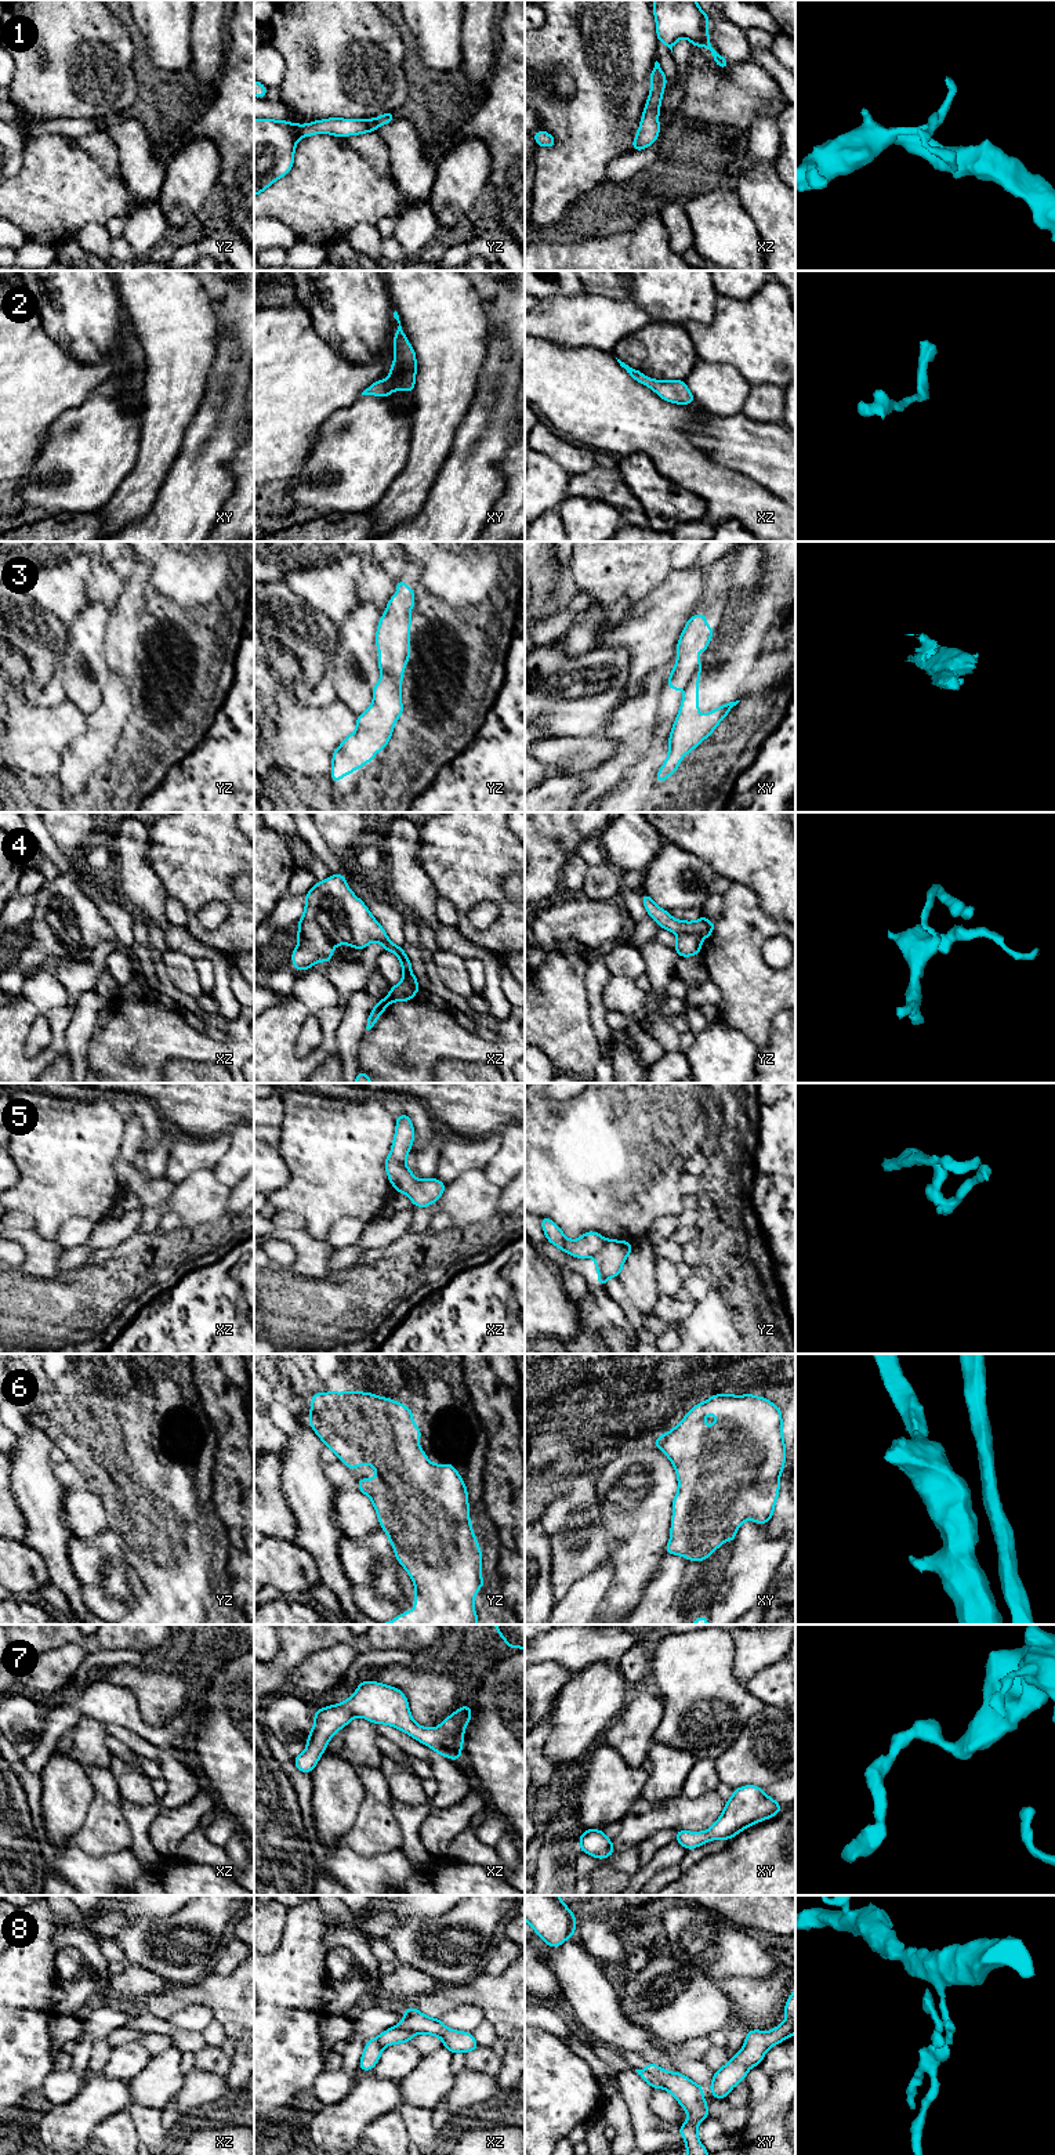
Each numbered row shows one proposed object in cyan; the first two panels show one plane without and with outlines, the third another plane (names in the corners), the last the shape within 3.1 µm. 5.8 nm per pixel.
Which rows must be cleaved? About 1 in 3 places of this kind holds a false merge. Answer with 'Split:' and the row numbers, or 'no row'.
Split: 3, 4, 5, 8

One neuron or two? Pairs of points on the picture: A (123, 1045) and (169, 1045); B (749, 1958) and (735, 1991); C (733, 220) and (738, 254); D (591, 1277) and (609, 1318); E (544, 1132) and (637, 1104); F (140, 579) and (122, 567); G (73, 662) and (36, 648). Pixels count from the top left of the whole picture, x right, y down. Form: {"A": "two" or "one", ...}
{"A": "one", "B": "two", "C": "one", "D": "two", "E": "one", "F": "one", "G": "two"}

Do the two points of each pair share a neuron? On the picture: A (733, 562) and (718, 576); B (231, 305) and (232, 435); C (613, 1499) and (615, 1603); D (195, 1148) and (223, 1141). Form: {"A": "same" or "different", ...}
{"A": "same", "B": "same", "C": "same", "D": "same"}

